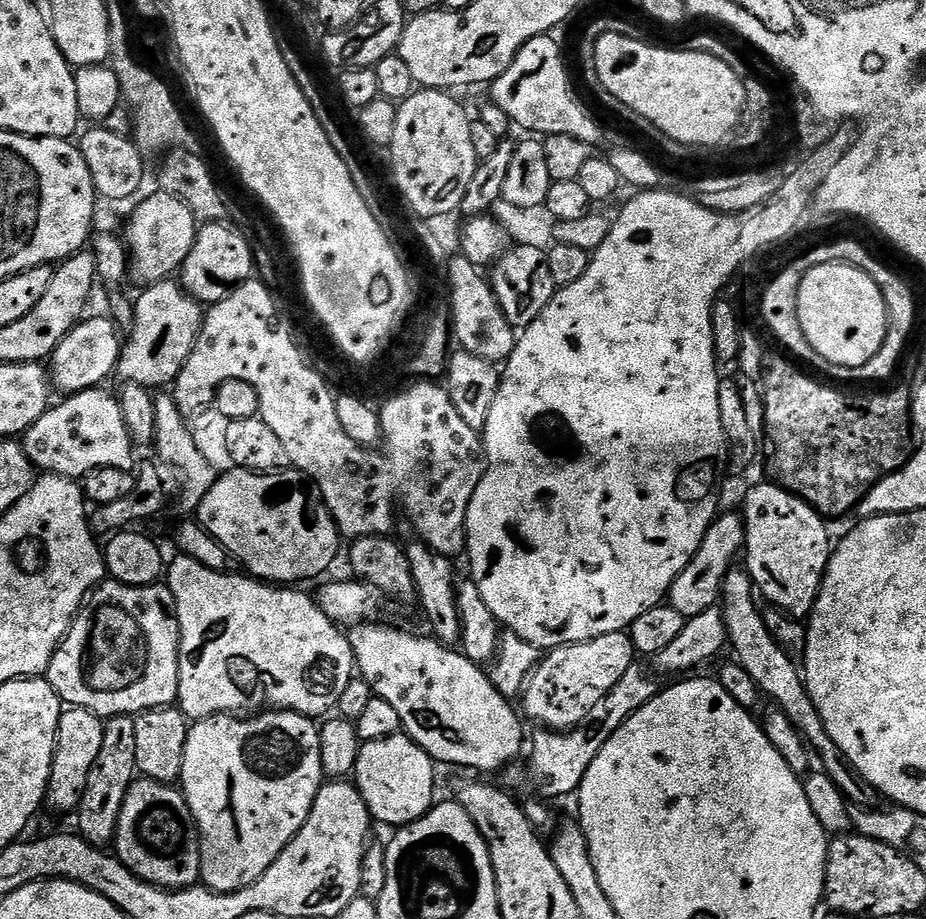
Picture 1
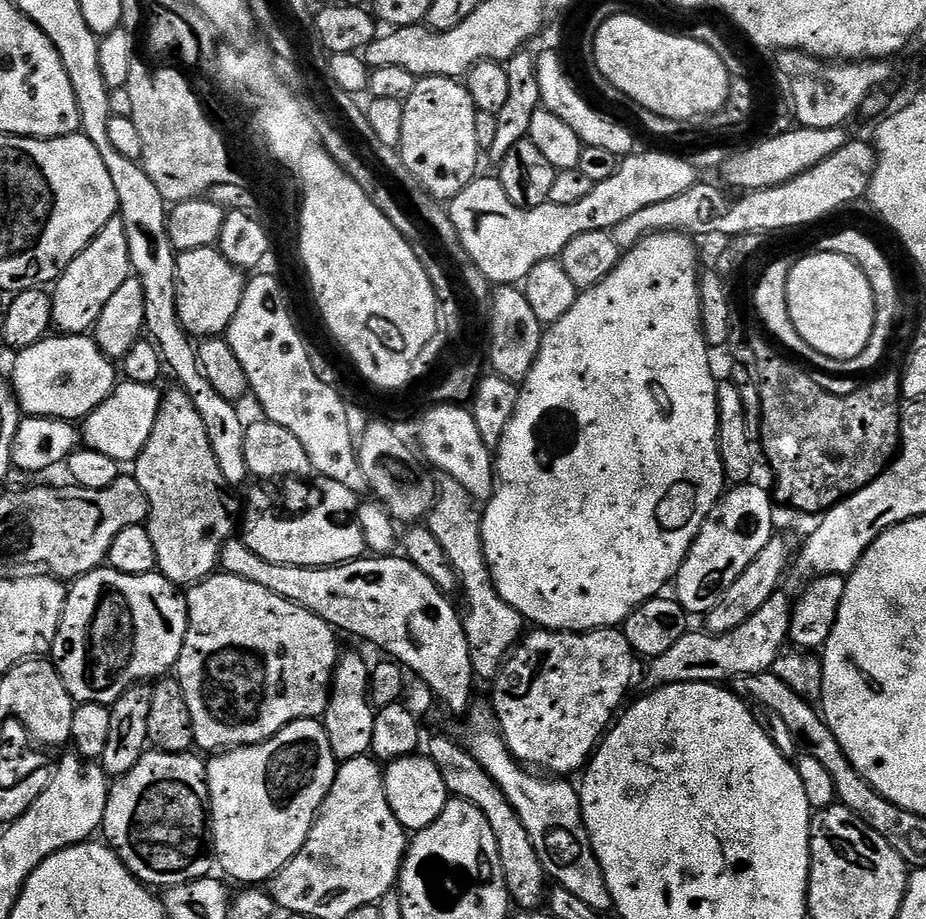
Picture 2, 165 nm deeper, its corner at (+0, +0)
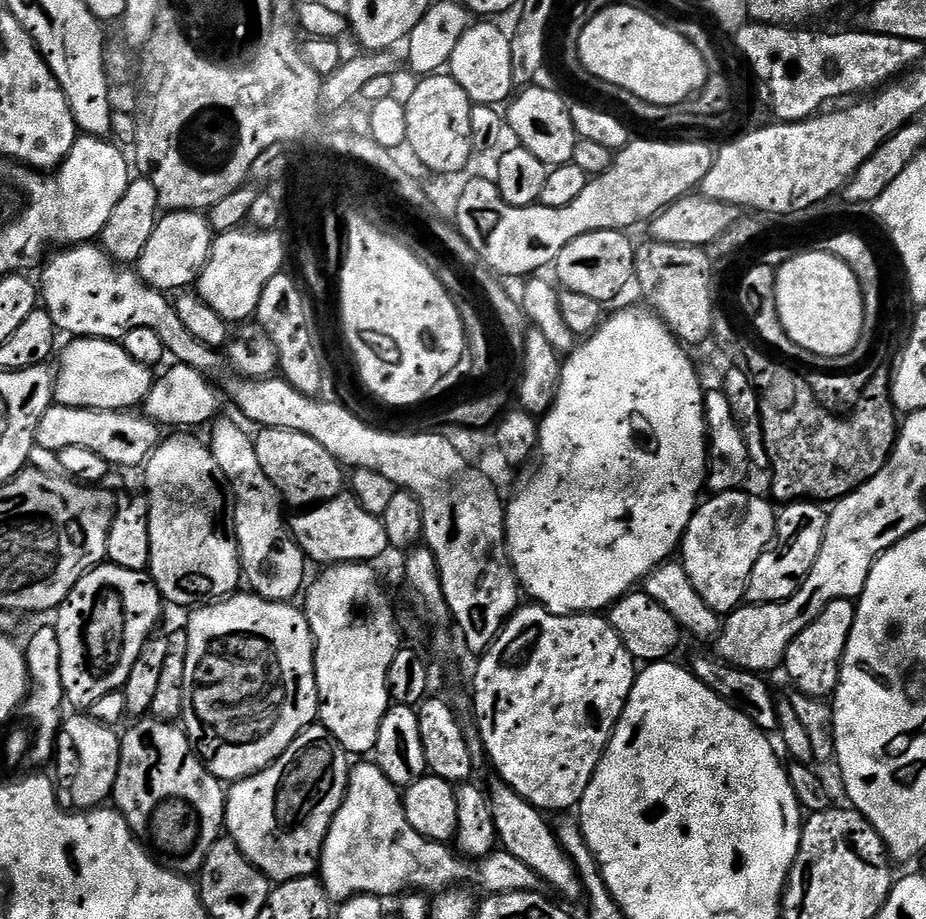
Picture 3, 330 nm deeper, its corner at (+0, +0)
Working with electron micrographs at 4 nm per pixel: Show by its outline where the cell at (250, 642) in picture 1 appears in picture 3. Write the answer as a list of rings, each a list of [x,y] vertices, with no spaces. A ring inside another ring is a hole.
[[[233,594],[217,603],[205,604],[191,609],[186,625],[188,634],[188,653],[186,654],[186,686],[184,687],[184,714],[182,727],[188,733],[188,741],[197,756],[203,760],[208,772],[214,774],[222,782],[245,780],[247,776],[266,770],[306,729],[317,723],[320,715],[320,695],[316,685],[316,643],[310,630],[307,615],[295,603],[283,600],[264,600],[255,594],[240,596]]]

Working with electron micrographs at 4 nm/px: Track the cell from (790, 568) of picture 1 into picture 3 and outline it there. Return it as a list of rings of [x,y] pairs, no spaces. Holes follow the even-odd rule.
[[[835,600],[790,642],[784,651],[783,671],[788,671],[792,679],[791,687],[808,698],[828,698],[833,695],[840,681],[840,667],[846,650],[846,642],[850,638],[850,630],[854,626],[856,604],[850,600]]]

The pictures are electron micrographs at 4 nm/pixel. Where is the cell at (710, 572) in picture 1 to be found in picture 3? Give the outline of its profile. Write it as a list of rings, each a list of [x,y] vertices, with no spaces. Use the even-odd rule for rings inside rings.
[[[748,490],[717,492],[707,498],[684,531],[682,563],[702,602],[710,610],[727,614],[745,603],[750,574],[761,554],[776,540],[778,512],[767,499],[751,496]]]

